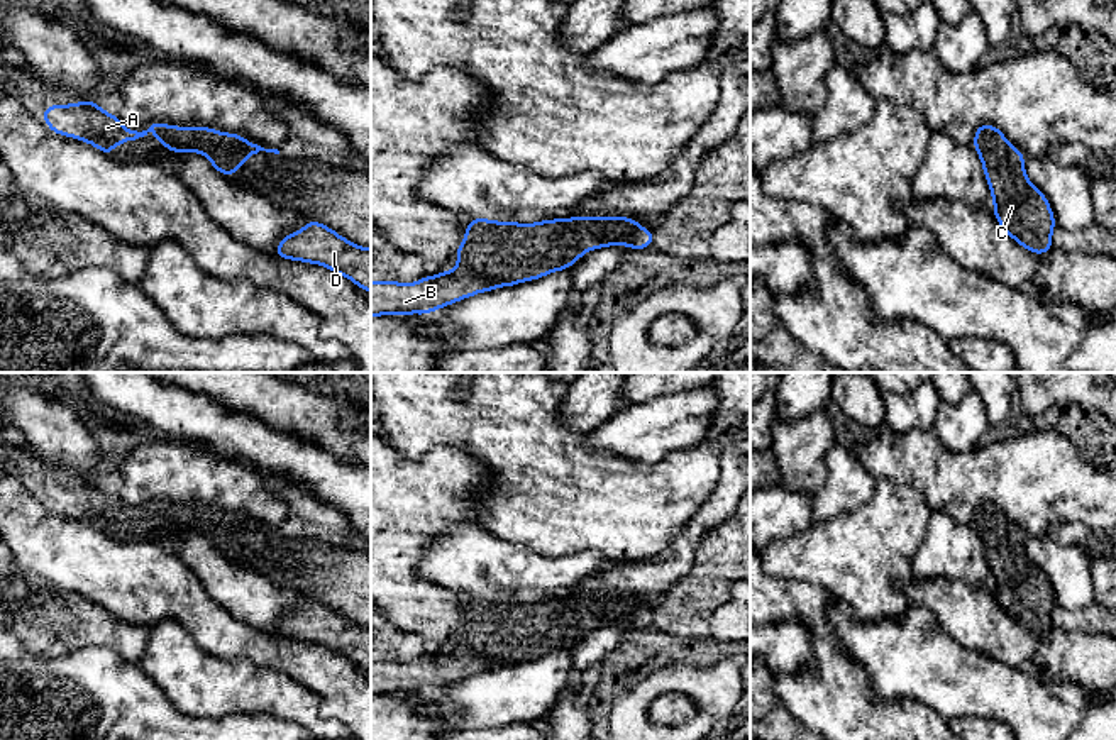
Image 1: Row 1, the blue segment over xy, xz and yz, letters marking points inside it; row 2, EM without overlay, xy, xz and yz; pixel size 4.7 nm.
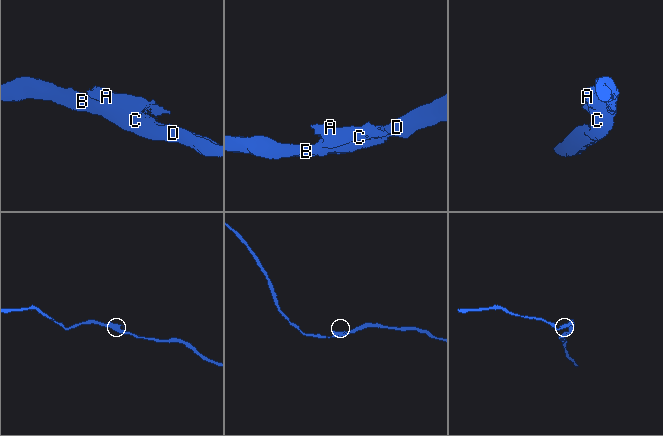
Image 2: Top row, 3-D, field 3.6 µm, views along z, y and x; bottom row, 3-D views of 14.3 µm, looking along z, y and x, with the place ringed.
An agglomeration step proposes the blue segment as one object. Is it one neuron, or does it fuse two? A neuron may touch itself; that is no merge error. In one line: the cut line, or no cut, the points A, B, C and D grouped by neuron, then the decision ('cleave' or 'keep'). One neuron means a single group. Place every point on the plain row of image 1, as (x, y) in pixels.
cut in xz along (522, 603), (502, 629), (502, 635), (485, 651), (459, 646); A / B C D; cleave

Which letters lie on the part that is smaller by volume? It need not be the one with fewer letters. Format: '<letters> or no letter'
A

